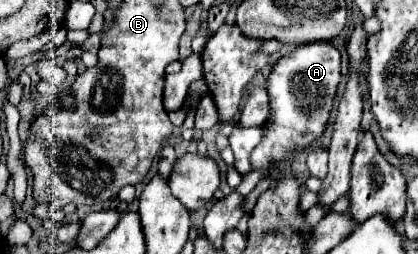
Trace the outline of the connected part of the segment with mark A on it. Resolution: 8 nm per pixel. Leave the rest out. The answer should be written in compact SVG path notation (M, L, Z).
M313 42L297 46L289 56L283 56L273 66L269 78L267 78L267 94L269 94L269 122L265 122L263 138L257 144L257 148L251 154L251 170L267 170L271 176L271 186L277 188L277 184L287 176L287 172L281 172L283 162L291 162L301 150L309 148L315 140L319 140L325 132L325 124L329 120L329 114L333 110L333 98L337 92L341 80L341 54L335 46L329 42Z

